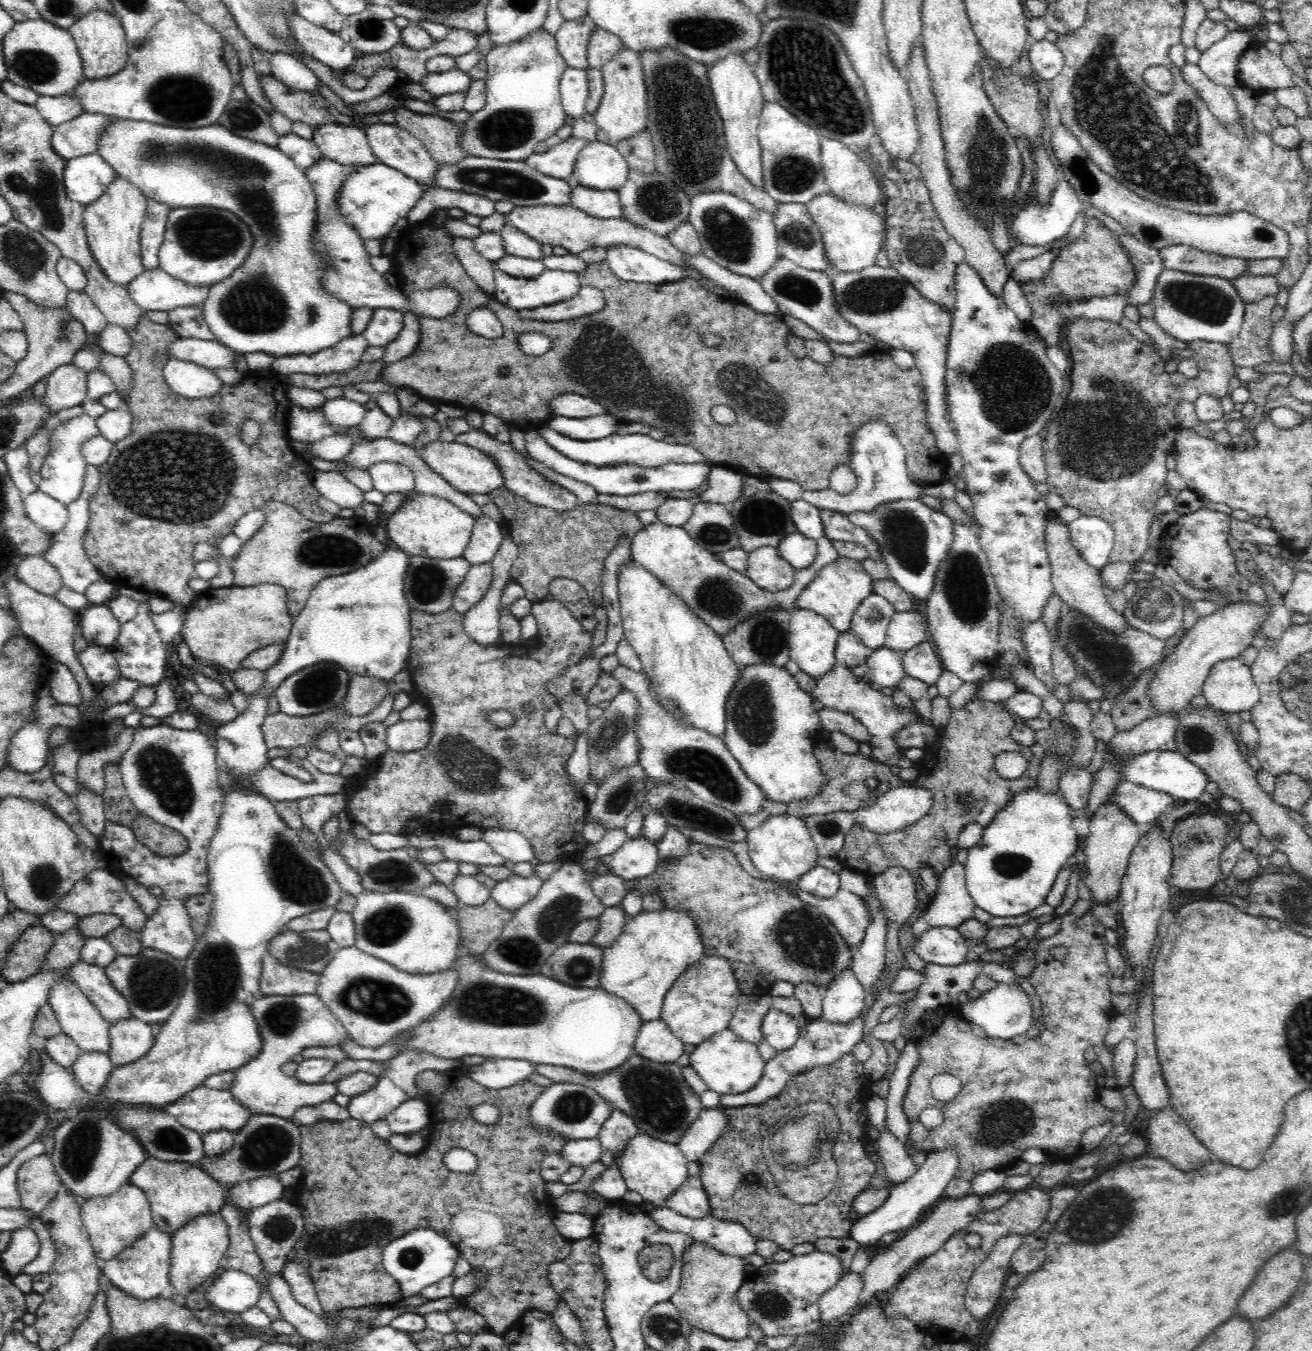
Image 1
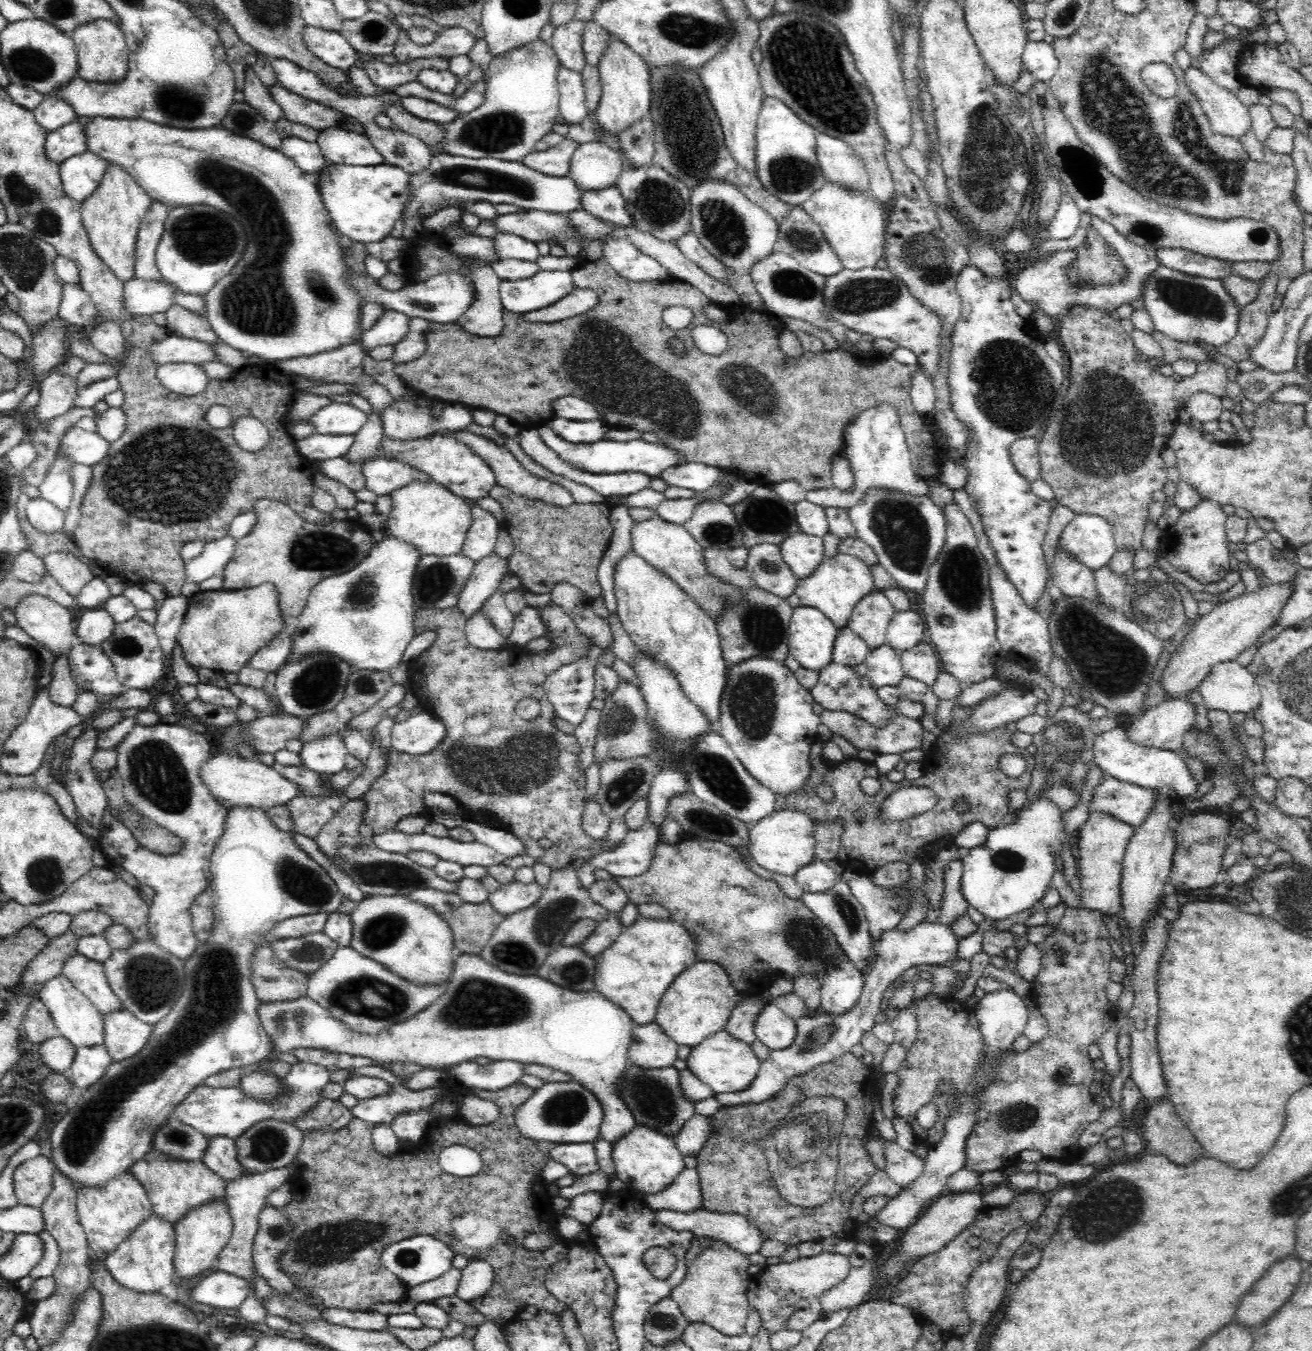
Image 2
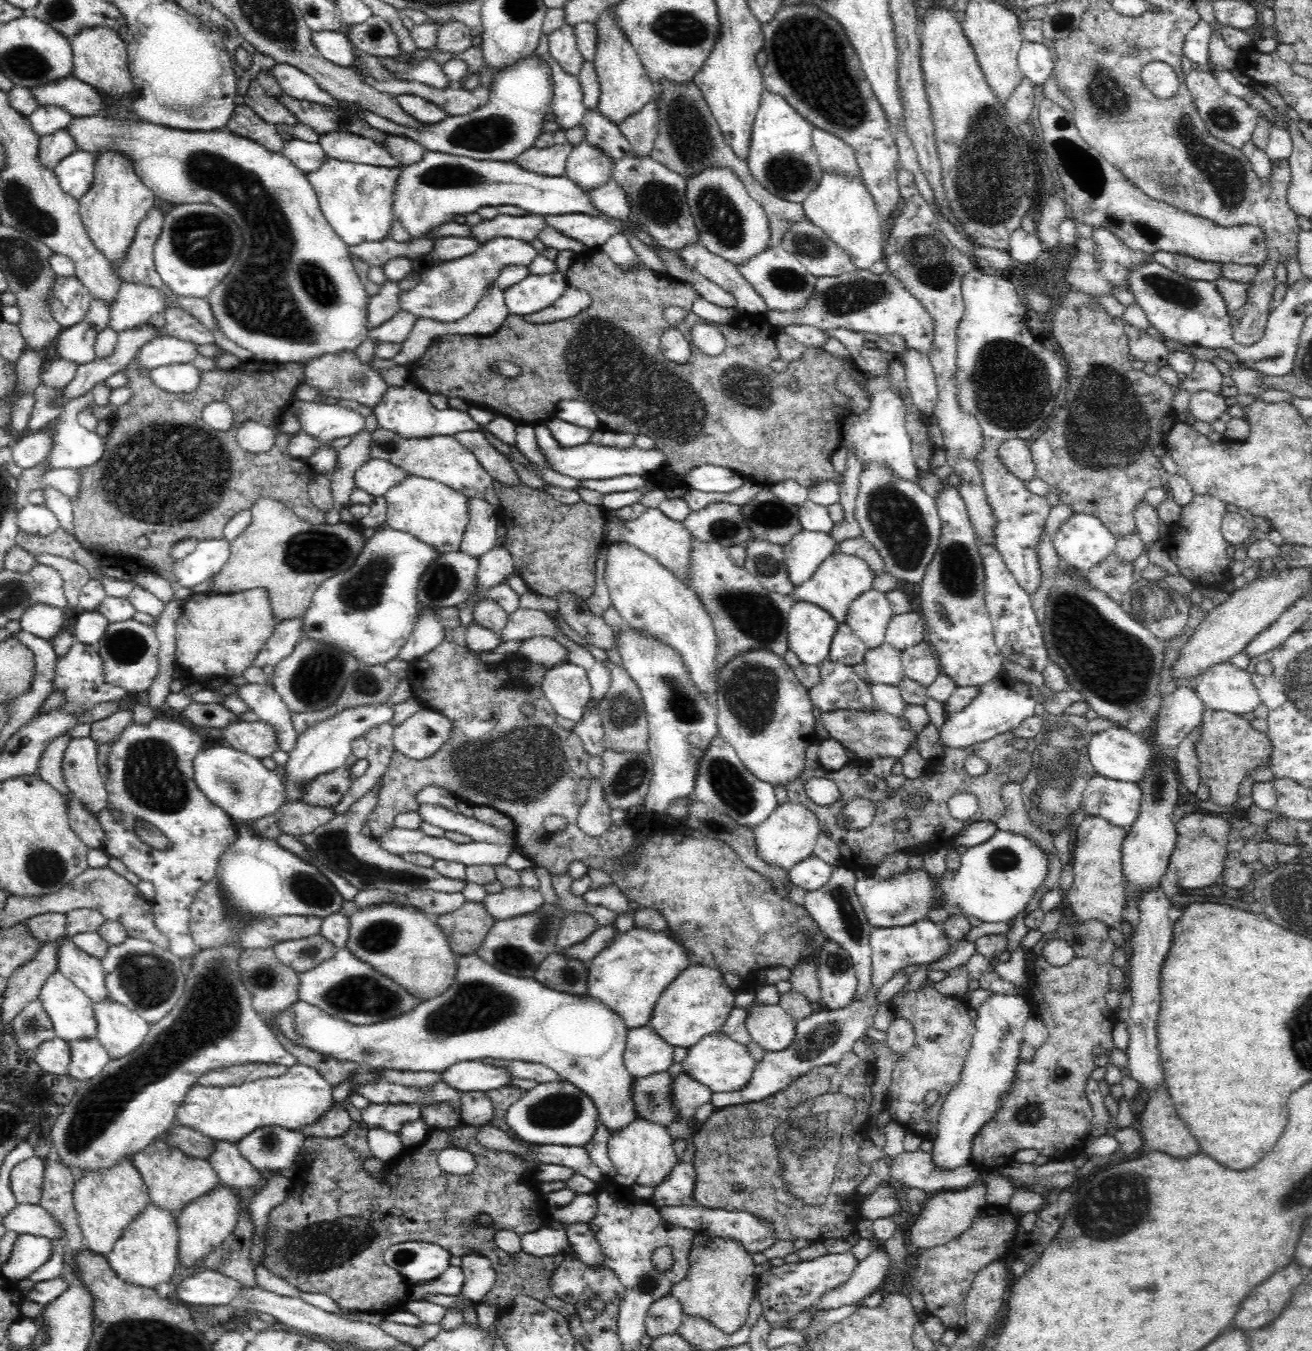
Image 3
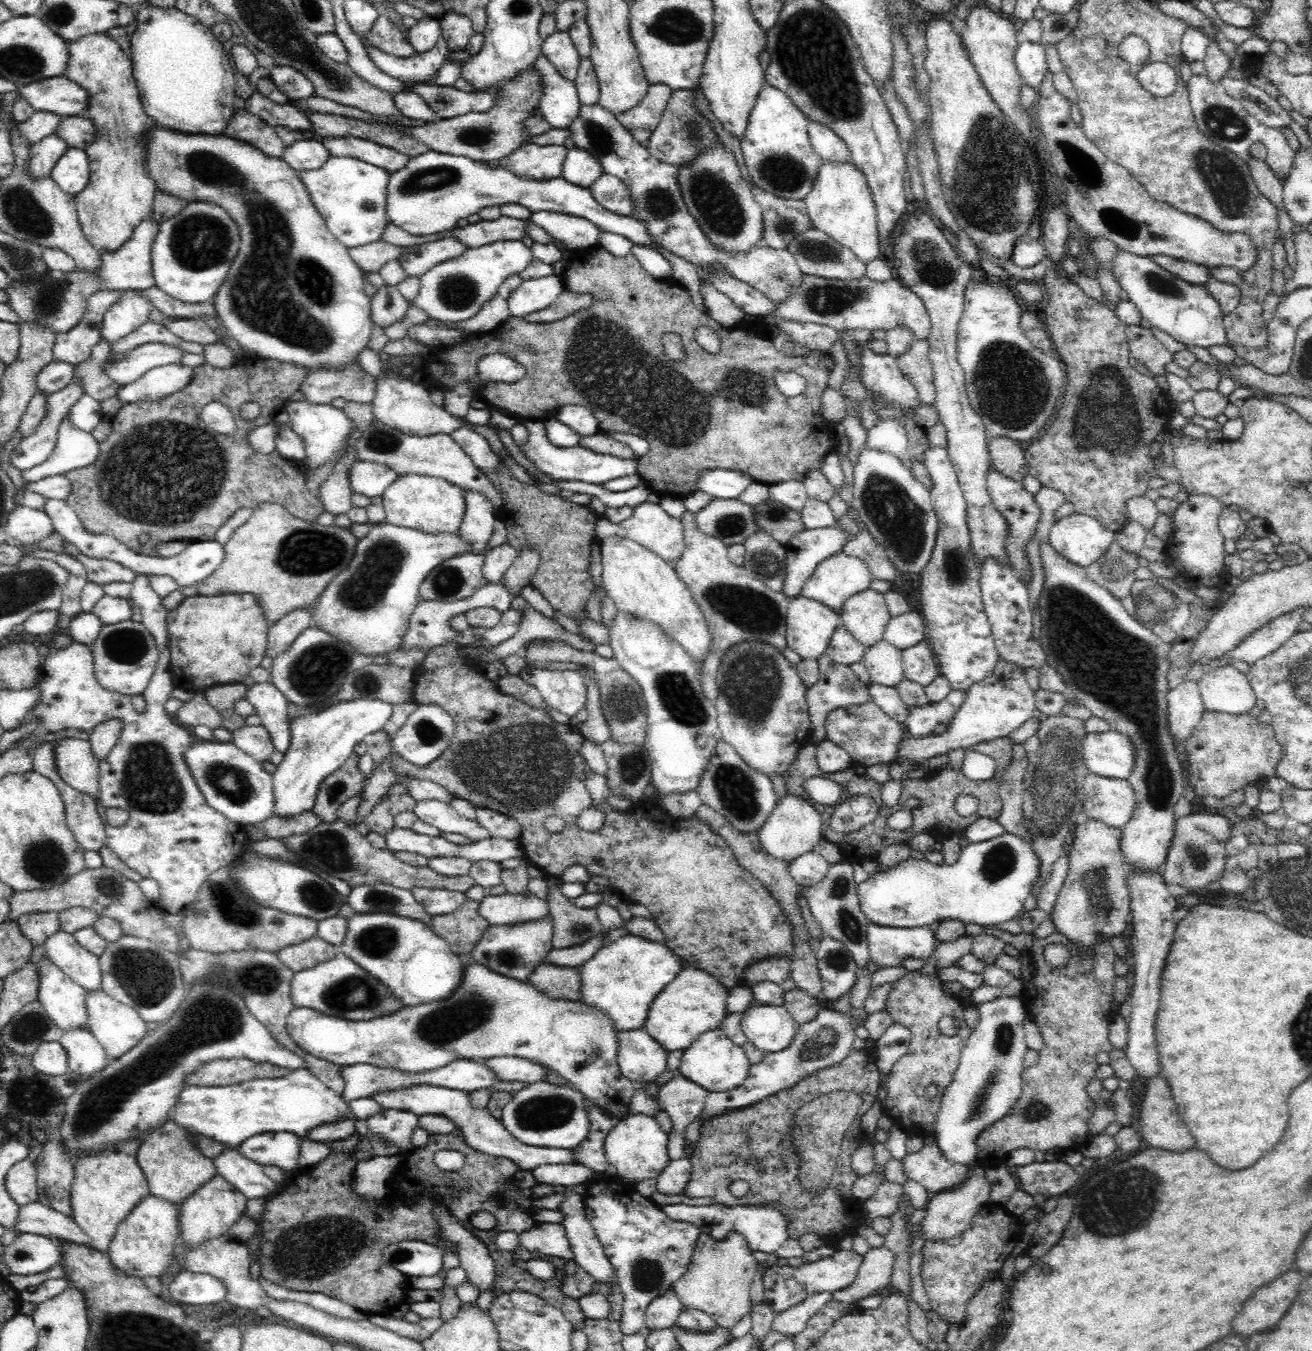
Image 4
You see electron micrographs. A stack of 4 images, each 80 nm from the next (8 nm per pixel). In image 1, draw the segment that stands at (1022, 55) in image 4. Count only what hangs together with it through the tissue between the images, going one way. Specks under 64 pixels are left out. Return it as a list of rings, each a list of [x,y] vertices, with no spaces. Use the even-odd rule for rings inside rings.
[[[1047,39],[1030,44],[1029,53],[1036,78],[1044,78],[1044,80],[1050,81],[1058,76],[1065,65],[1062,51],[1054,42]]]

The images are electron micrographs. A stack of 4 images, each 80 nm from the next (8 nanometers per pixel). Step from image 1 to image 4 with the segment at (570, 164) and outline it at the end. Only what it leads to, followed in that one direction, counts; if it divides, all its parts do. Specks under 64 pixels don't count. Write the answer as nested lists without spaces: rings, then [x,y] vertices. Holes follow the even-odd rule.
[[[530,142],[509,154],[503,167],[516,177],[547,181],[562,177],[562,165],[568,151],[566,145],[538,146]]]

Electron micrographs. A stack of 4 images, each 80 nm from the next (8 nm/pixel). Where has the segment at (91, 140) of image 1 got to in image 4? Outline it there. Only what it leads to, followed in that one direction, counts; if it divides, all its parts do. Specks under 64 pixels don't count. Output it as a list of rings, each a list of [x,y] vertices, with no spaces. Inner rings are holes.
[[[56,133],[49,134],[33,144],[30,149],[30,156],[27,159],[27,172],[39,180],[54,168],[55,162],[69,149],[66,141]]]

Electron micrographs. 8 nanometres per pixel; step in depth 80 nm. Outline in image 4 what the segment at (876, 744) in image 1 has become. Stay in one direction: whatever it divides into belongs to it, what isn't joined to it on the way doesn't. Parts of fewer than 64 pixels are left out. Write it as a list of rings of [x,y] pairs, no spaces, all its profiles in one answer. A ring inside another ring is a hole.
[[[822,655],[818,660],[820,678],[814,686],[805,689],[805,695],[809,706],[809,715],[811,720],[811,730],[814,732],[813,742],[820,744],[820,738],[824,735],[823,722],[827,714],[838,707],[858,706],[870,700],[871,696],[866,683],[854,674],[850,666],[832,662],[828,655]]]

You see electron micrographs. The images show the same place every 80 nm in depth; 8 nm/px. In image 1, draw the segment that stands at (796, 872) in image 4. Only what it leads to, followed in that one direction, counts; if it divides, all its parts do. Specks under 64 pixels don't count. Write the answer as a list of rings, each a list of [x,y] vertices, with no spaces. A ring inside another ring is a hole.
[[[818,865],[806,871],[799,878],[797,885],[818,899],[831,899],[841,888],[839,873]]]

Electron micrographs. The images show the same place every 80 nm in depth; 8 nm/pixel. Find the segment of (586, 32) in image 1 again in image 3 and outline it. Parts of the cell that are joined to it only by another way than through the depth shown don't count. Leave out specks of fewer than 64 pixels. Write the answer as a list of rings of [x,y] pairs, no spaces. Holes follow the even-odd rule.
[[[566,24],[548,35],[548,49],[551,57],[568,73],[578,75],[585,63],[577,47],[575,27]]]

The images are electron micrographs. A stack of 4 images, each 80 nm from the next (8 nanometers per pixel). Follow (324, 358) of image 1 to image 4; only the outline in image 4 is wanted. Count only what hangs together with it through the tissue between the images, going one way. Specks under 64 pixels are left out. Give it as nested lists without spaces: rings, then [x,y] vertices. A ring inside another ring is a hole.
[[[350,365],[348,369],[312,369],[299,389],[306,394],[306,400],[312,404],[328,404],[333,398],[372,404],[375,397],[374,377],[367,374],[359,365]]]

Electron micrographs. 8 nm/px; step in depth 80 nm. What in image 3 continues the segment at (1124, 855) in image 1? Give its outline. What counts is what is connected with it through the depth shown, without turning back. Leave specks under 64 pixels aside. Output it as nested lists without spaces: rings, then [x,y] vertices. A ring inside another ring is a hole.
[[[1087,817],[1076,828],[1076,850],[1074,858],[1070,864],[1073,866],[1074,882],[1066,890],[1066,896],[1063,898],[1060,907],[1064,912],[1063,920],[1071,915],[1078,917],[1078,925],[1091,919],[1104,923],[1109,927],[1118,927],[1123,921],[1122,910],[1126,906],[1126,886],[1122,866],[1122,846],[1126,840],[1127,829],[1122,826],[1114,826],[1102,817]]]

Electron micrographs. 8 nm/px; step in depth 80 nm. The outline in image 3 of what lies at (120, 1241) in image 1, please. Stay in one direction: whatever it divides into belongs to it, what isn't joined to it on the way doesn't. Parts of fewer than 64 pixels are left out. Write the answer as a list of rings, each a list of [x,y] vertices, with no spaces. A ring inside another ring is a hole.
[[[122,1158],[114,1166],[97,1173],[78,1174],[73,1201],[86,1249],[94,1254],[108,1255],[123,1230],[150,1204],[148,1190],[140,1173],[132,1165],[132,1158]]]

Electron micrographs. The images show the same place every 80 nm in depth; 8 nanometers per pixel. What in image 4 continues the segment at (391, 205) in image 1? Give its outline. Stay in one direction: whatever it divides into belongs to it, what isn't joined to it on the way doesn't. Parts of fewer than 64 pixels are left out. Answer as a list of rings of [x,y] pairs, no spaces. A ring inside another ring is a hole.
[[[329,156],[318,170],[299,171],[299,177],[306,185],[311,201],[326,223],[327,229],[349,249],[382,239],[384,229],[390,223],[386,210],[390,175],[387,170],[361,159],[337,156]]]

